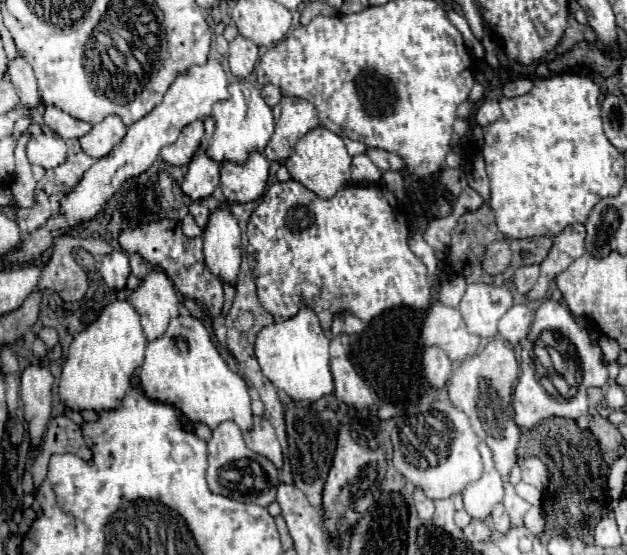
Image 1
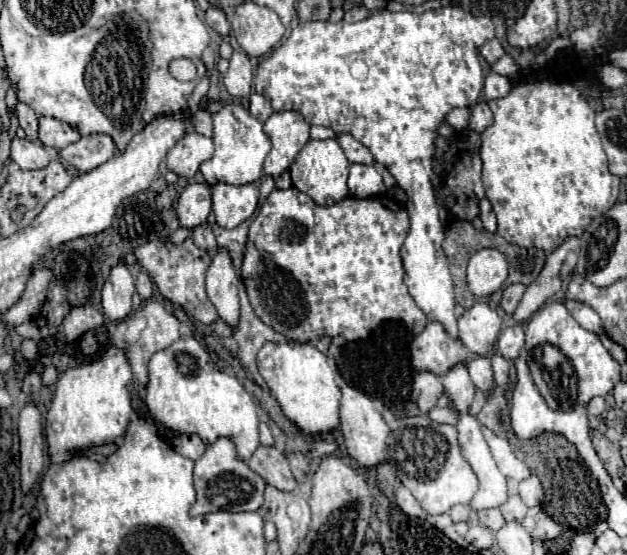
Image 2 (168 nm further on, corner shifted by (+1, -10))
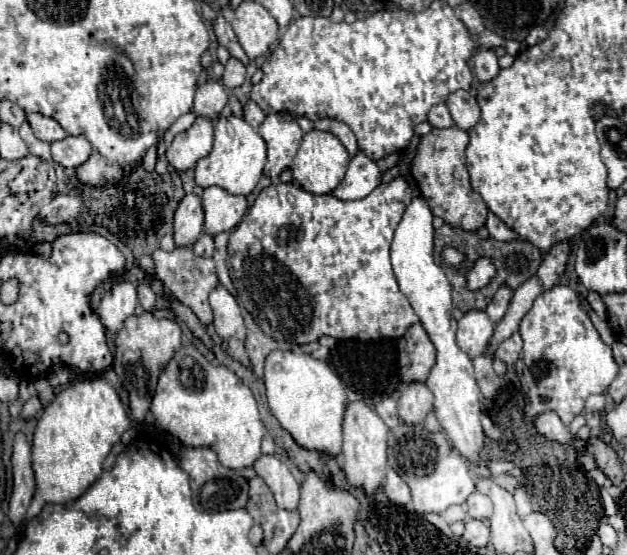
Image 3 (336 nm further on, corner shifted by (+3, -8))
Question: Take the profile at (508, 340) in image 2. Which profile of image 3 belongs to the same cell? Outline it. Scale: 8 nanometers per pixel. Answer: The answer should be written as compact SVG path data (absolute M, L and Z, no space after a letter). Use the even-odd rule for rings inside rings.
M515 332L511 338L503 340L503 342L497 346L497 350L495 350L495 358L503 360L505 364L515 364L517 358L519 358L521 348L523 348L521 336L519 336L519 332Z

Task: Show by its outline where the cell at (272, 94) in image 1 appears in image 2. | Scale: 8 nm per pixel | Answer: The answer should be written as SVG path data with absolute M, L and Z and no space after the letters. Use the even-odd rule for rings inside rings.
M251 94L251 96L249 96L249 102L251 102L251 106L249 106L251 116L259 118L259 122L265 122L265 120L273 114L273 108L271 108L271 104L269 104L269 100L267 100L265 96L261 96L261 94Z

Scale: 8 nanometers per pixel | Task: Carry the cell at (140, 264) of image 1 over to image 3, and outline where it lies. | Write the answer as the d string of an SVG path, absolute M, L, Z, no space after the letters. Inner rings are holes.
M139 282L137 292L139 292L139 304L151 312L155 308L155 292L151 290L151 286L147 282Z

